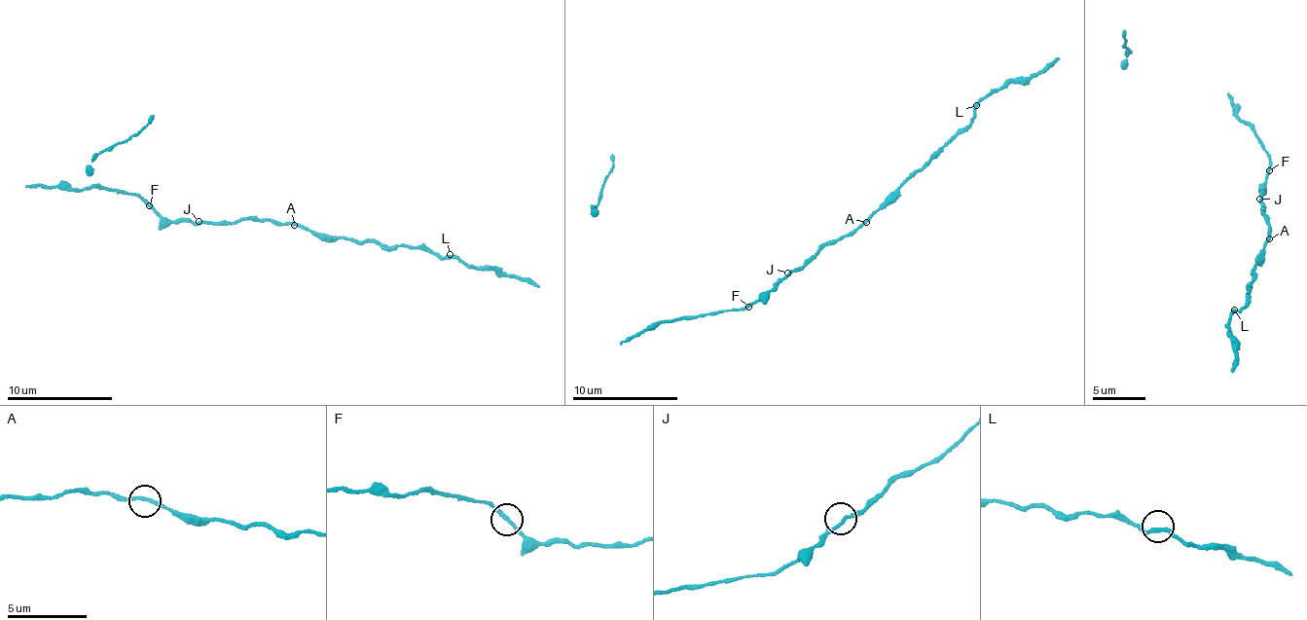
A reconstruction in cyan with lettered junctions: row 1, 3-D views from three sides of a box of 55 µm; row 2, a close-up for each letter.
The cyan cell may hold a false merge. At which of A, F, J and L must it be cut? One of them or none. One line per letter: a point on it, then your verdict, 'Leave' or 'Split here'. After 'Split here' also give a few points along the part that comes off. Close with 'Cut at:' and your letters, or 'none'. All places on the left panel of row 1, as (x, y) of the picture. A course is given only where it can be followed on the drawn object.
A: Place: (294, 225). Leave
F: Place: (149, 205). Leave
J: Place: (199, 221). Leave
L: Place: (450, 254). Leave
Cut at: none

